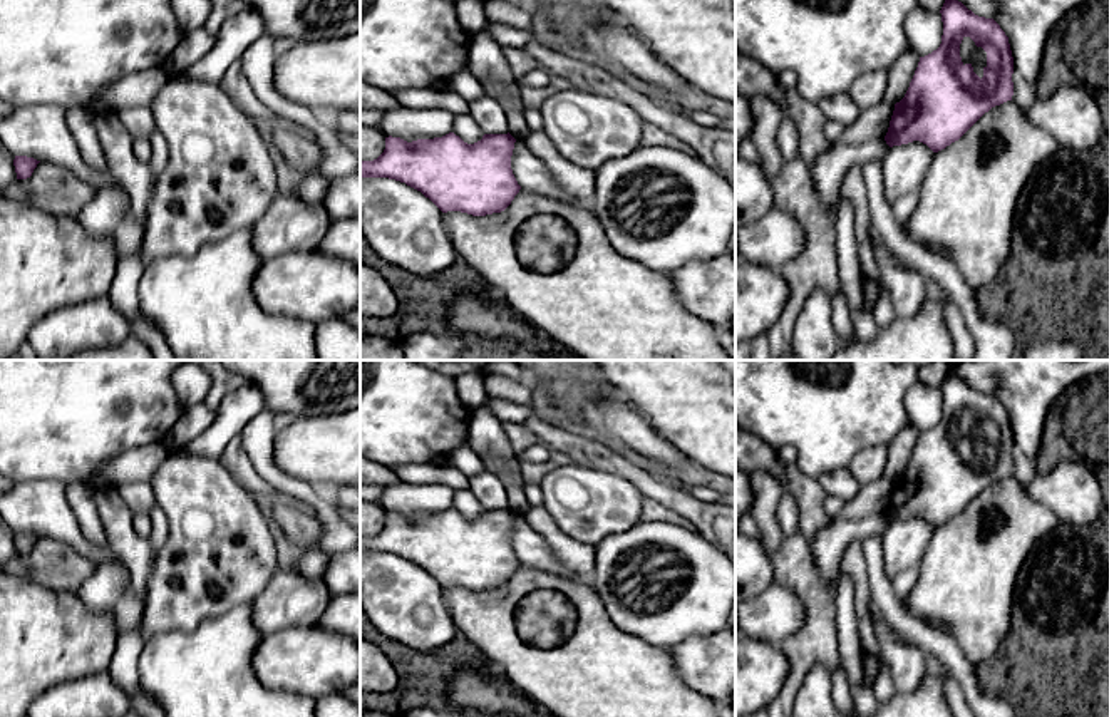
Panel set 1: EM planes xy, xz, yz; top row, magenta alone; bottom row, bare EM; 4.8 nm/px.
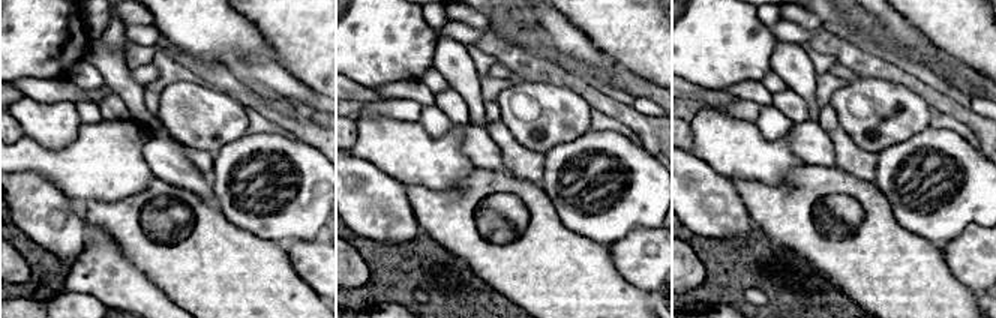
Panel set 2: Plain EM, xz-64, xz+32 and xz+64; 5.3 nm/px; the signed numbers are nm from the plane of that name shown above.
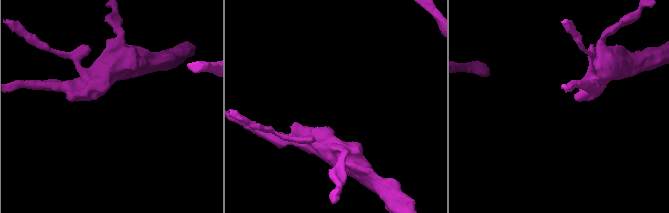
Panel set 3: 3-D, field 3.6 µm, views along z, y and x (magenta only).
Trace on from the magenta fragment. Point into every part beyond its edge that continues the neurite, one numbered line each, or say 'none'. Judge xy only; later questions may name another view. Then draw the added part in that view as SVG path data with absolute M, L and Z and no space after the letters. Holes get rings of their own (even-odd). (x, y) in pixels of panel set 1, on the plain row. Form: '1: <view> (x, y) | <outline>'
none

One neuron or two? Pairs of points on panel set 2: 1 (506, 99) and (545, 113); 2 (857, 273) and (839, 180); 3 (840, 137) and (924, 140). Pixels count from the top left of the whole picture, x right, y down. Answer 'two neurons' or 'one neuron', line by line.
1: one neuron
2: one neuron
3: two neurons

